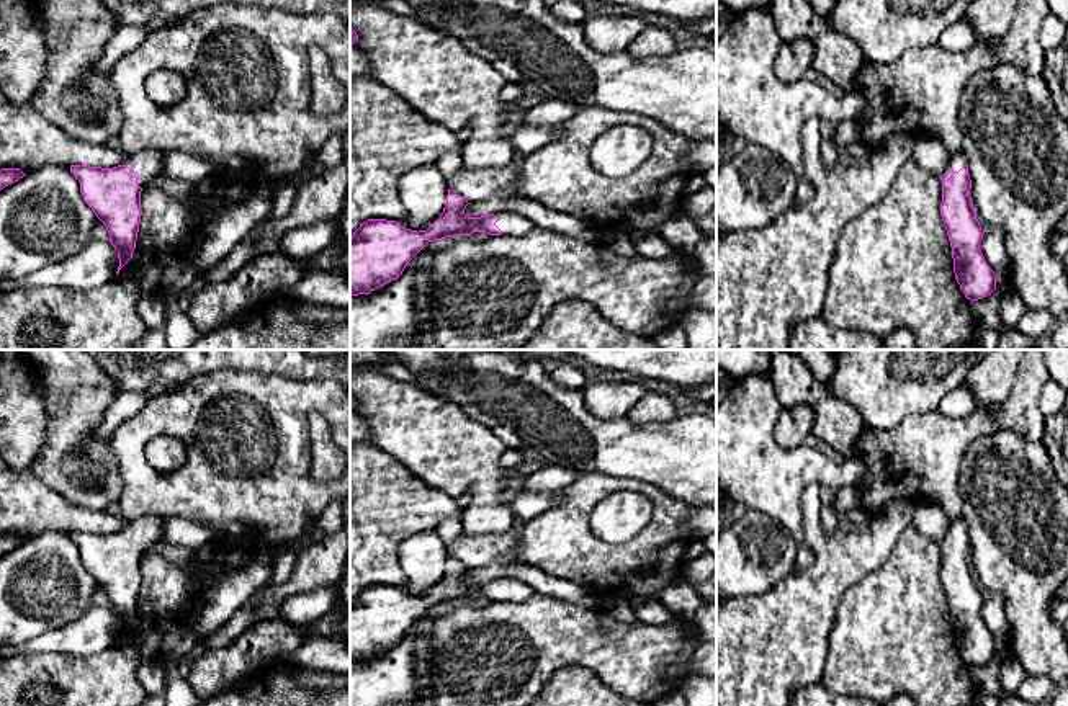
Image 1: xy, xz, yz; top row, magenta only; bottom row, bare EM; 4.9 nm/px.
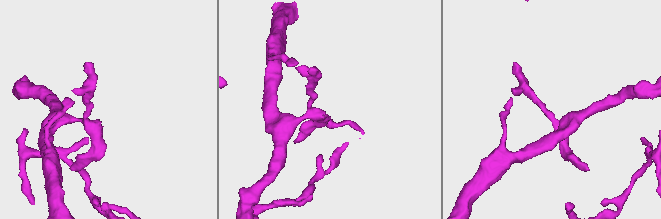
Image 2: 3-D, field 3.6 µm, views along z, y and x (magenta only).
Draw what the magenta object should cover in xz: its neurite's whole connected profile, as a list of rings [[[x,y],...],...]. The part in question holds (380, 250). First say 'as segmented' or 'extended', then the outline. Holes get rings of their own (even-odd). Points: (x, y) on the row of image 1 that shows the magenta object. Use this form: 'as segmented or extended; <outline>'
extended; [[[448,190],[440,217],[427,230],[411,230],[396,221],[368,219],[350,237],[350,296],[371,291],[397,279],[407,263],[433,240],[486,232],[489,235],[522,237],[535,224],[515,212],[468,217],[469,203]]]

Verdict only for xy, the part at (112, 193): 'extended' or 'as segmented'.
extended

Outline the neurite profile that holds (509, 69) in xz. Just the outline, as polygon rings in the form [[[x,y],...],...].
[[[496,60],[494,67],[505,77],[507,83],[520,83],[523,80],[522,70],[512,60]]]

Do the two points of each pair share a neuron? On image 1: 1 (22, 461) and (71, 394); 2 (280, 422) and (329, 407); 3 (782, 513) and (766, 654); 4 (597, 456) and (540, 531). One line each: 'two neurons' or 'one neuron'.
1: two neurons
2: one neuron
3: two neurons
4: two neurons

